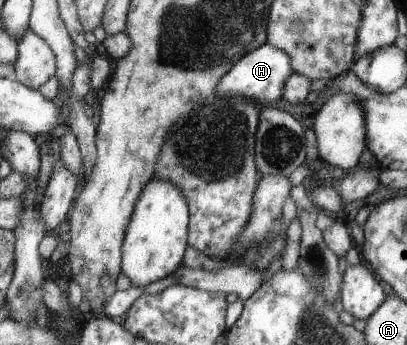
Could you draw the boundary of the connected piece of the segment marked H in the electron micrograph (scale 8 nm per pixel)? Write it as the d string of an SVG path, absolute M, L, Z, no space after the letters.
M265 43L242 57L235 67L218 83L216 93L232 98L244 97L259 105L273 104L283 95L286 81L295 73L291 56L273 44Z

